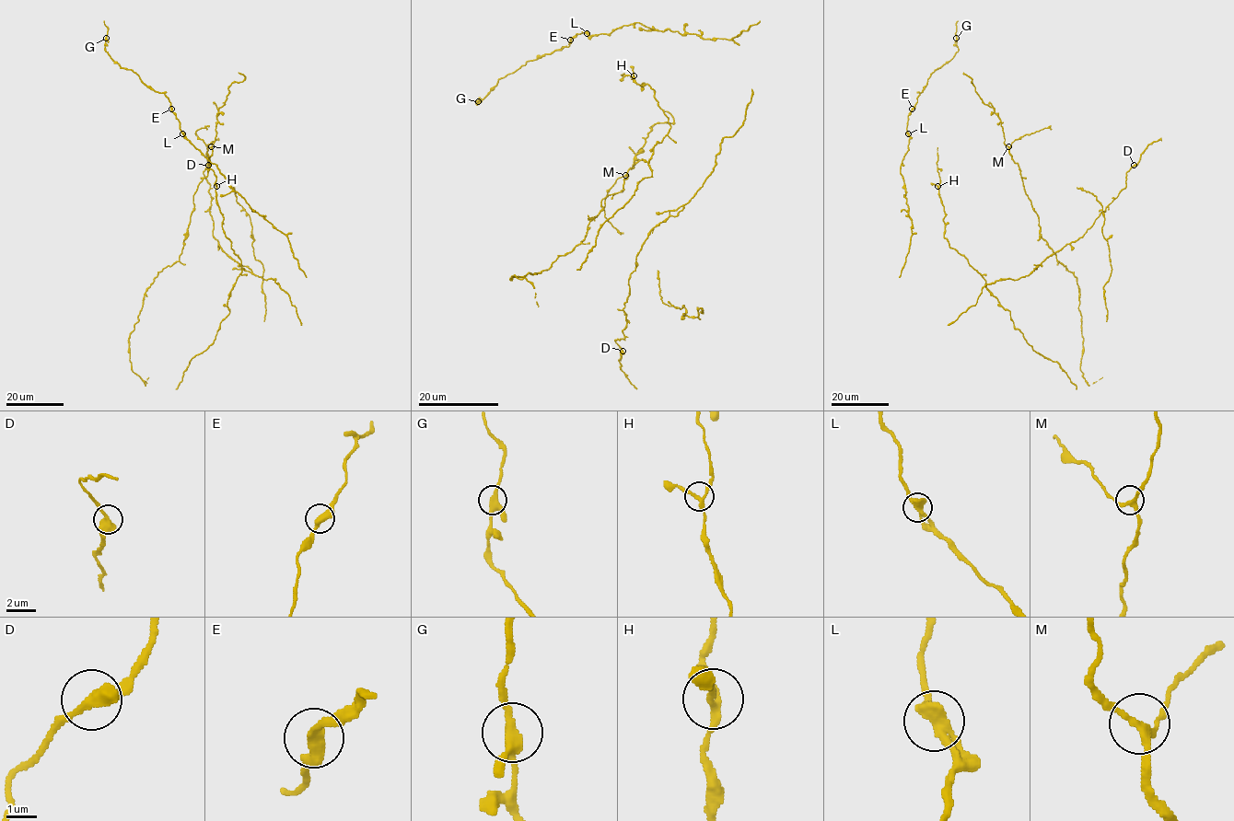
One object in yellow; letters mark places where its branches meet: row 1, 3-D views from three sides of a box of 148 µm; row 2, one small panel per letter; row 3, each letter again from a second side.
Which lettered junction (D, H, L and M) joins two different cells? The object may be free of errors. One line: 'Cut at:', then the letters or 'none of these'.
Cut at: none of these

